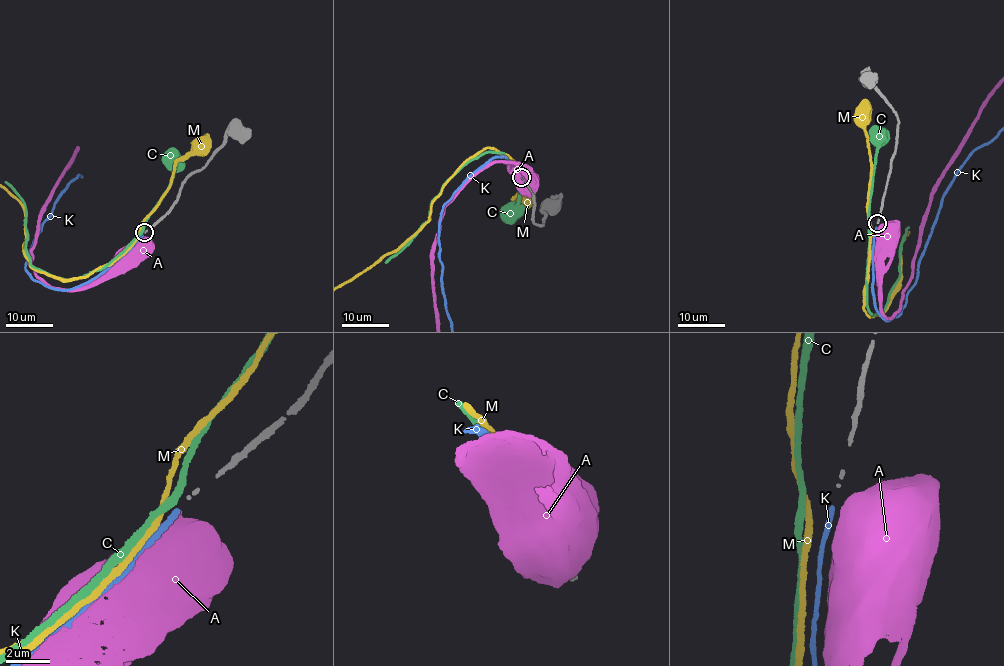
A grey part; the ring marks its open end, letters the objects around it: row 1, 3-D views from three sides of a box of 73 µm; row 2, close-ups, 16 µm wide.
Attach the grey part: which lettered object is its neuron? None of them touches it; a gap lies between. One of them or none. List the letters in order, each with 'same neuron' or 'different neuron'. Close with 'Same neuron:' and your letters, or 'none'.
A: different neuron
C: different neuron
K: same neuron
M: different neuron
Same neuron: K

